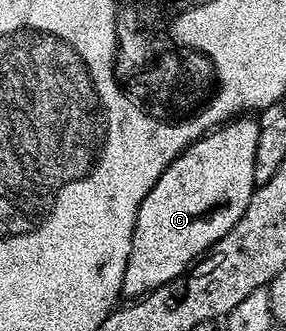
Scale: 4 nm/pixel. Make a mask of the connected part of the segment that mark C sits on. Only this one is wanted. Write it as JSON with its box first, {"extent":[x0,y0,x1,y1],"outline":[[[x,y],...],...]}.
{"extent":[122,115,258,298],"outline":[[[249,115],[238,116],[191,143],[169,164],[167,171],[159,175],[155,187],[147,191],[135,219],[131,255],[127,259],[127,271],[123,271],[122,298],[144,297],[160,285],[177,280],[202,254],[212,249],[216,241],[223,239],[223,235],[227,235],[235,223],[239,223],[243,211],[247,211],[247,203],[255,188],[255,143],[258,139],[258,122]]]}

